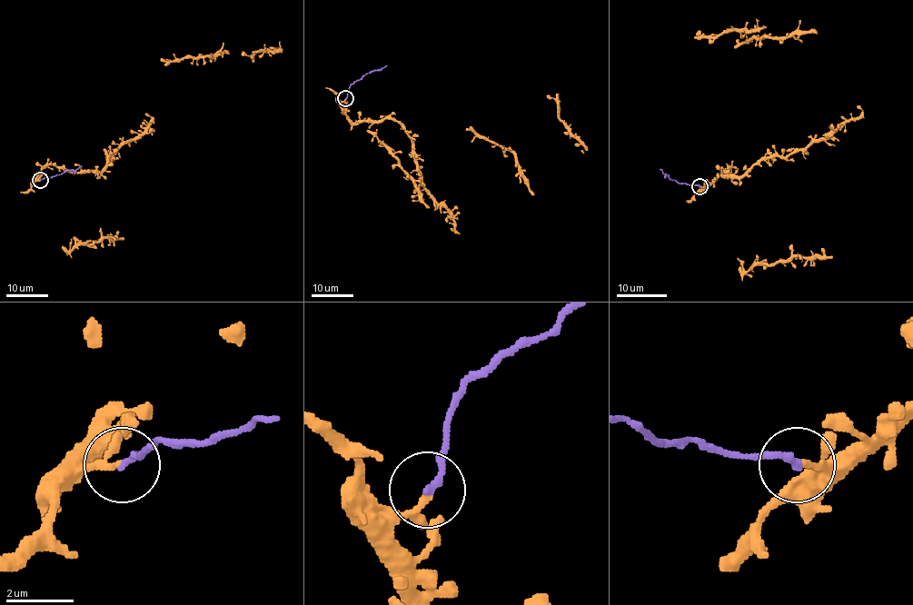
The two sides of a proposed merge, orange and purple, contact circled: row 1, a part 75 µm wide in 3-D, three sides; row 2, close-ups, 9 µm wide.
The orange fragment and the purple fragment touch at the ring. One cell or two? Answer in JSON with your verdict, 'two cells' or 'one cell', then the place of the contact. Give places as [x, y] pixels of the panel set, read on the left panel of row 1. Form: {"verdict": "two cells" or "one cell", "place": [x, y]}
{"verdict": "two cells", "place": [40, 180]}

